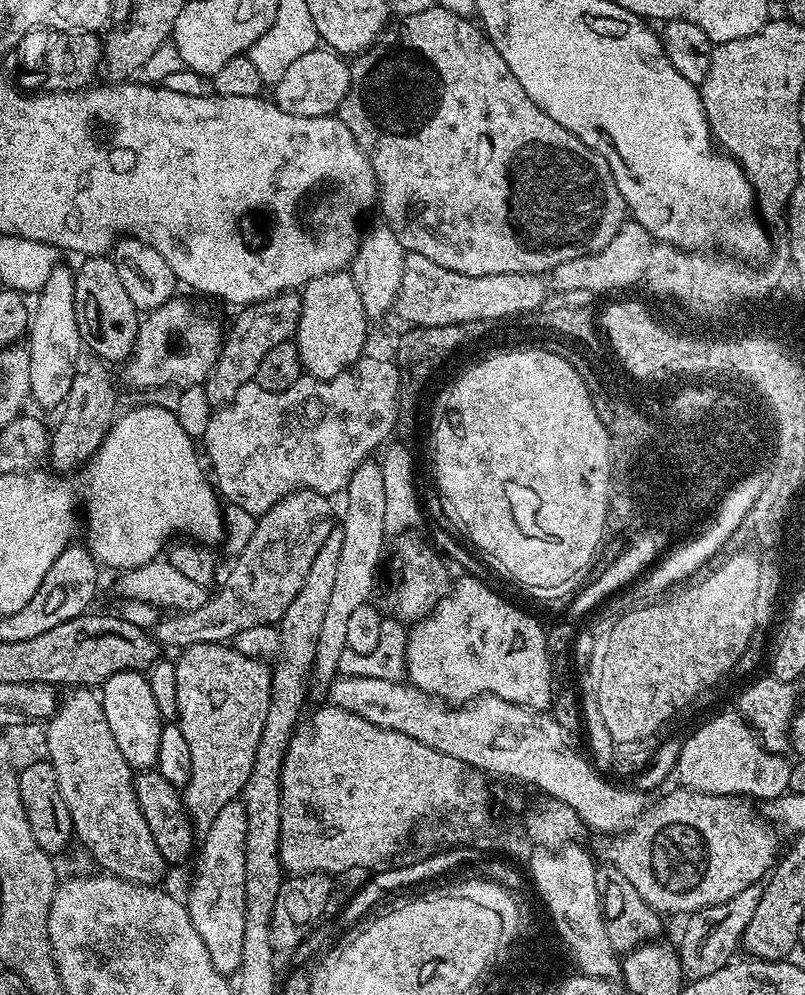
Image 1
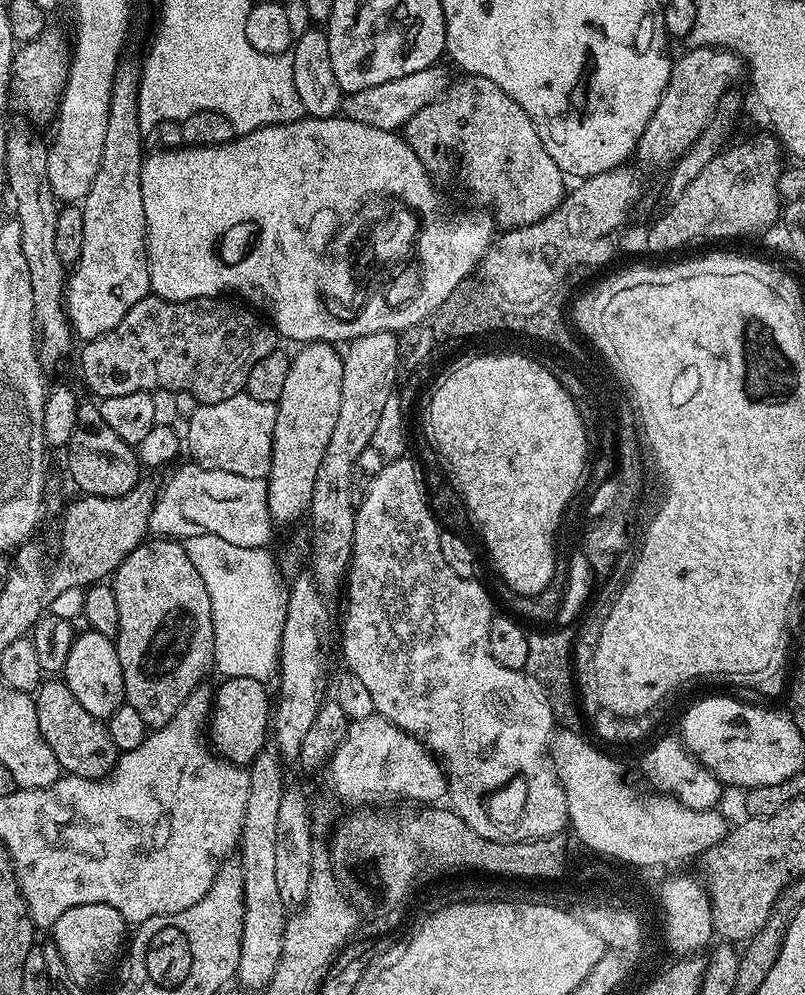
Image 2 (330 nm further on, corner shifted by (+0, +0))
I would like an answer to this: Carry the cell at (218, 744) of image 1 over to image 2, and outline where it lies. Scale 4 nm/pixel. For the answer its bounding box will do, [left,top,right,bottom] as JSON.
[110,538,214,730]

